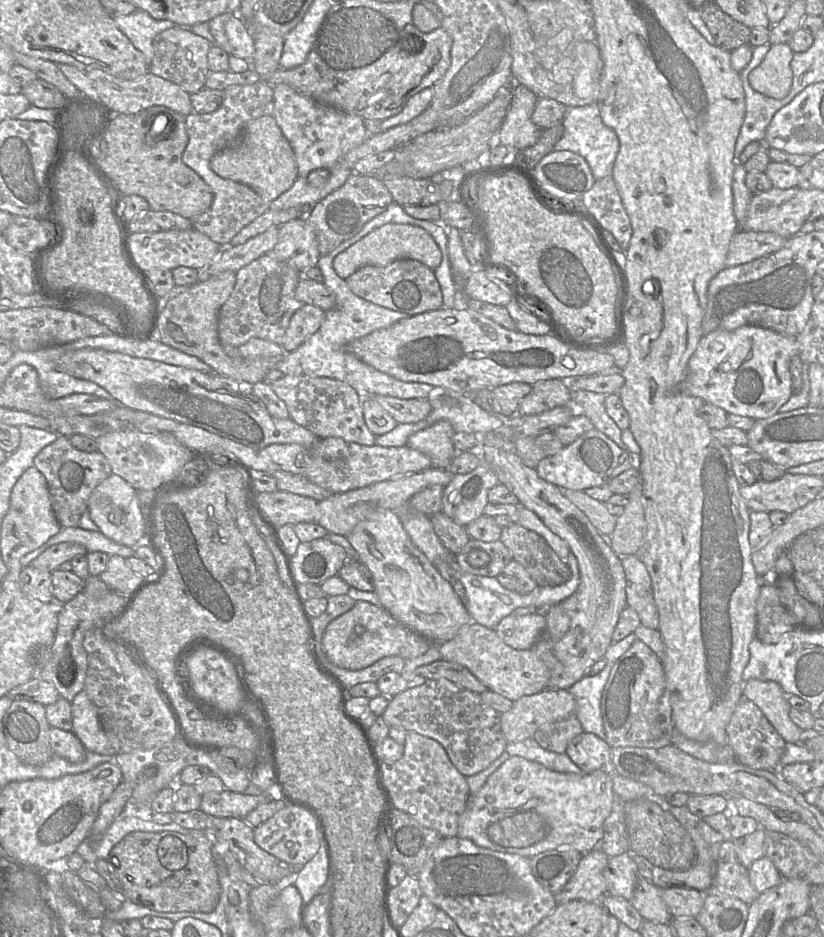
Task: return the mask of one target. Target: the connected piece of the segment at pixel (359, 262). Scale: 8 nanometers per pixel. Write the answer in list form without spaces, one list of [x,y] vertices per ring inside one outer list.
[[[385,224],[345,251],[338,254],[333,262],[335,272],[342,279],[347,279],[364,266],[384,267],[395,260],[413,259],[435,270],[442,261],[442,253],[434,238],[423,228],[409,224]]]

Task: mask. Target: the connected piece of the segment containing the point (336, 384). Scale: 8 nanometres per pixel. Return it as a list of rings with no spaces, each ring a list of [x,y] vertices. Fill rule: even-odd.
[[[285,375],[270,384],[277,396],[285,402],[290,418],[318,438],[339,437],[360,445],[374,445],[376,436],[364,421],[363,398],[350,385],[332,378],[306,375]]]

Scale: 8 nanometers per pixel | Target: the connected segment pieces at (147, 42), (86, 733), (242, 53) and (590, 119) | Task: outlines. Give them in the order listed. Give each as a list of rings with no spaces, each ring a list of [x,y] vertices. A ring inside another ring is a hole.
[[[144,10],[117,16],[114,22],[131,43],[145,55],[149,64],[154,56],[153,40],[157,34],[170,28],[192,30],[192,26],[178,25],[166,19],[155,19]]]
[[[84,690],[77,693],[72,700],[71,713],[72,732],[80,739],[87,751],[101,755],[116,755],[101,726],[97,709]]]
[[[238,13],[221,14],[208,23],[217,47],[222,48],[229,55],[252,61],[255,43]]]
[[[597,103],[567,107],[562,125],[563,135],[554,145],[554,151],[569,150],[582,156],[587,161],[595,180],[612,175],[614,161],[619,151],[619,138],[602,122]]]

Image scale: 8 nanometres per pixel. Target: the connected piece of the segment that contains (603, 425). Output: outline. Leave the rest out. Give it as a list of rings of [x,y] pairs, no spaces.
[[[576,390],[572,392],[570,405],[576,408],[581,415],[588,417],[594,428],[604,433],[621,448],[626,448],[621,440],[622,430],[607,413],[605,399],[606,394],[603,393]]]

